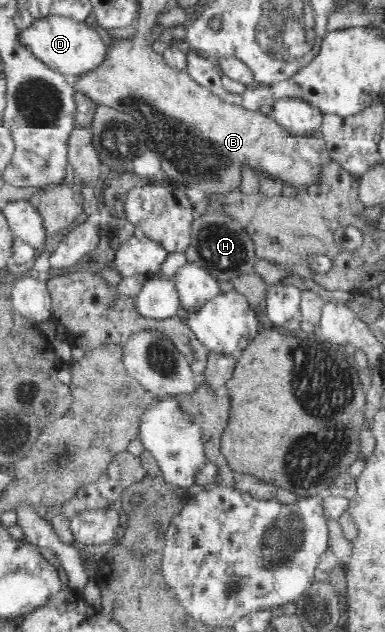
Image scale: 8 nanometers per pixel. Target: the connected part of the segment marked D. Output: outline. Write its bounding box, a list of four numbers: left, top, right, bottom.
[20,16,110,81]

